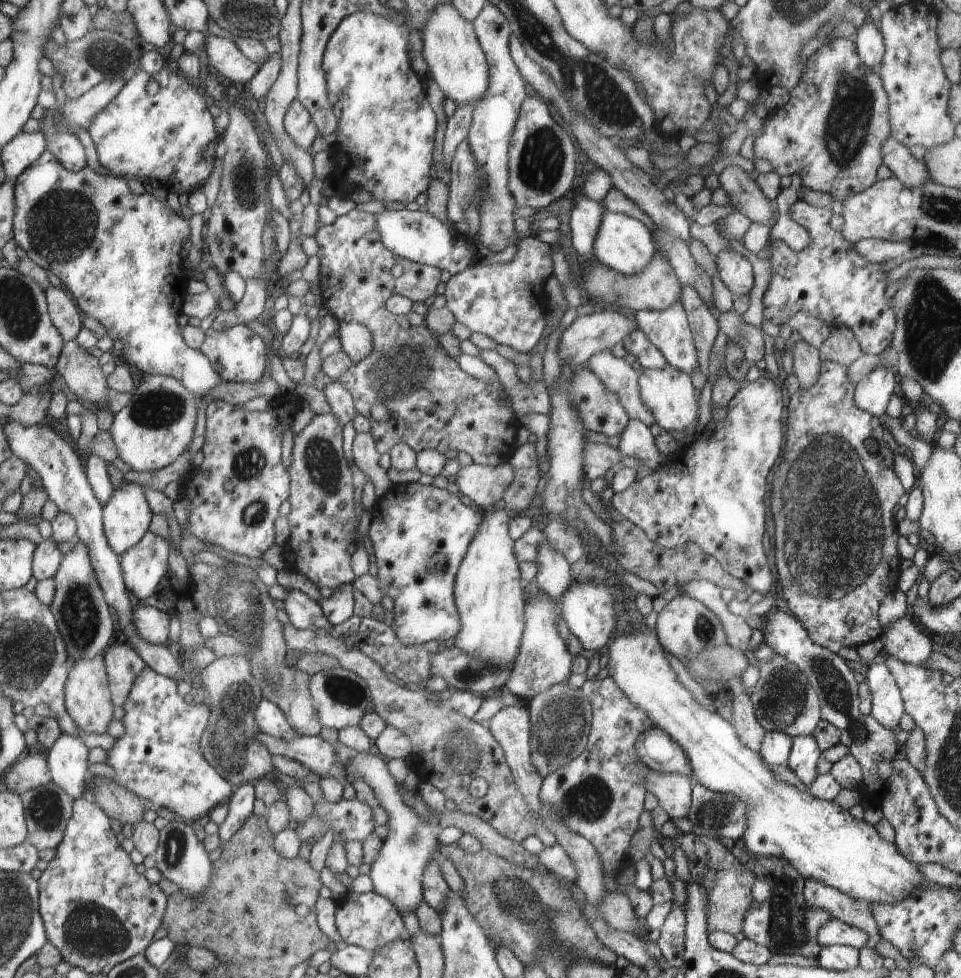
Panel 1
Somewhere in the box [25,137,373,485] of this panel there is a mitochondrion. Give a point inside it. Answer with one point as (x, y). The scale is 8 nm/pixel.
(155, 407)

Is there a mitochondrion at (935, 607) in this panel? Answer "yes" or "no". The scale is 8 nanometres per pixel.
no

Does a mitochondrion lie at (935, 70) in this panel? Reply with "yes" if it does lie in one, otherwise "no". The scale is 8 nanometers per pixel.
no

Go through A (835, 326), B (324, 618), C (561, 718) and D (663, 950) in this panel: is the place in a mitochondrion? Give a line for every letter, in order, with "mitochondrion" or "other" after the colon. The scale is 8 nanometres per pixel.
A: other
B: other
C: mitochondrion
D: other

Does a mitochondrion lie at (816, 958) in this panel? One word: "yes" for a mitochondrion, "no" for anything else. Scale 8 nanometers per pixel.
no

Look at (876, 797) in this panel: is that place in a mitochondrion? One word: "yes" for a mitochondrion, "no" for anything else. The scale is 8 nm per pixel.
no

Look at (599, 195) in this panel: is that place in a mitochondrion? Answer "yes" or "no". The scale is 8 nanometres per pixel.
no

